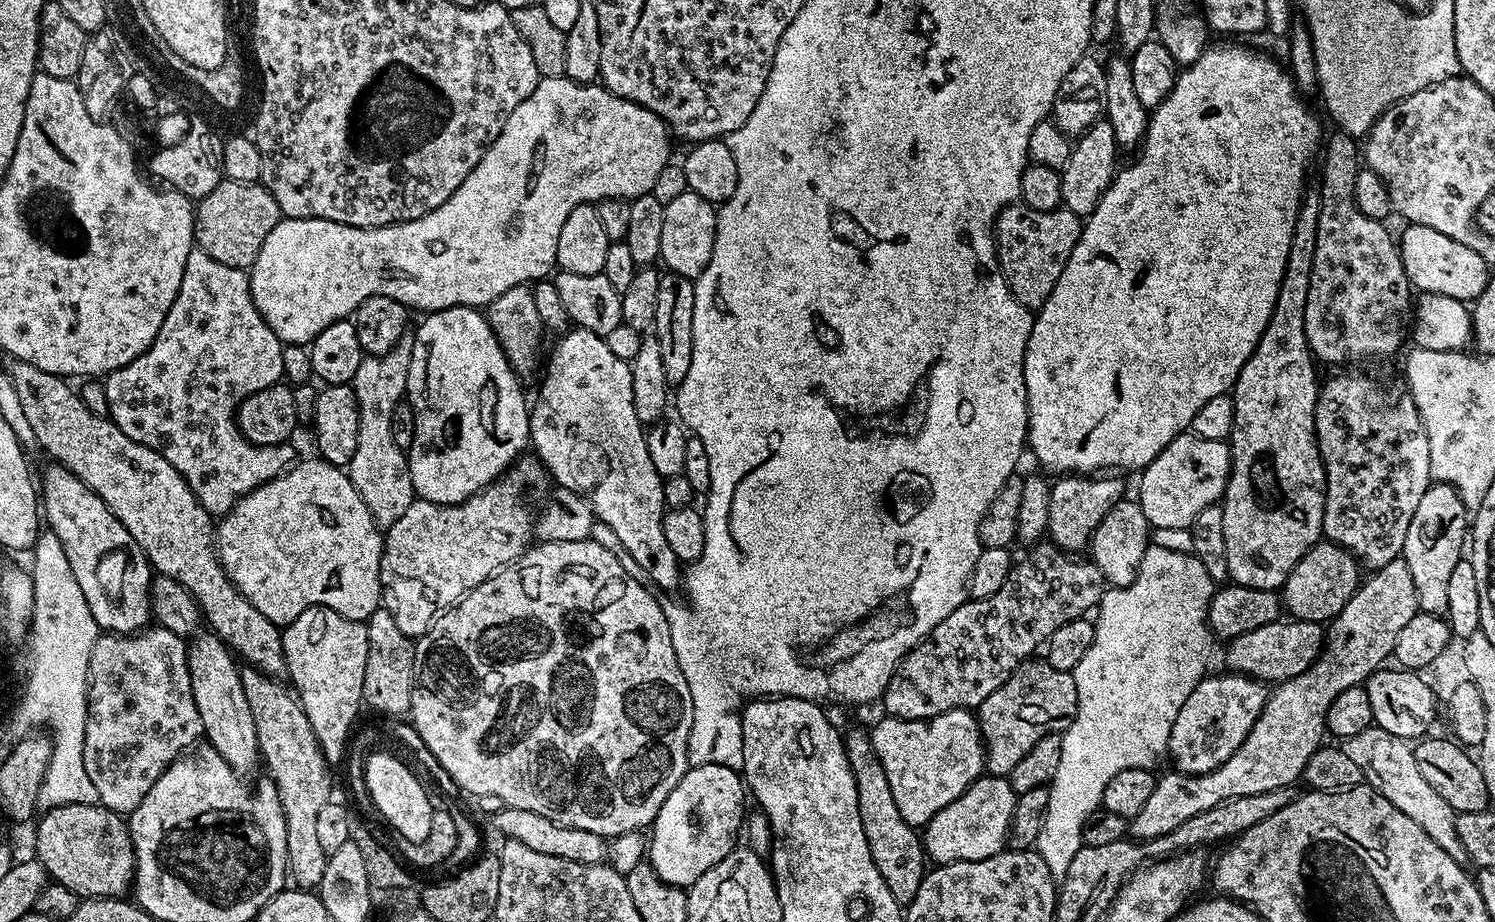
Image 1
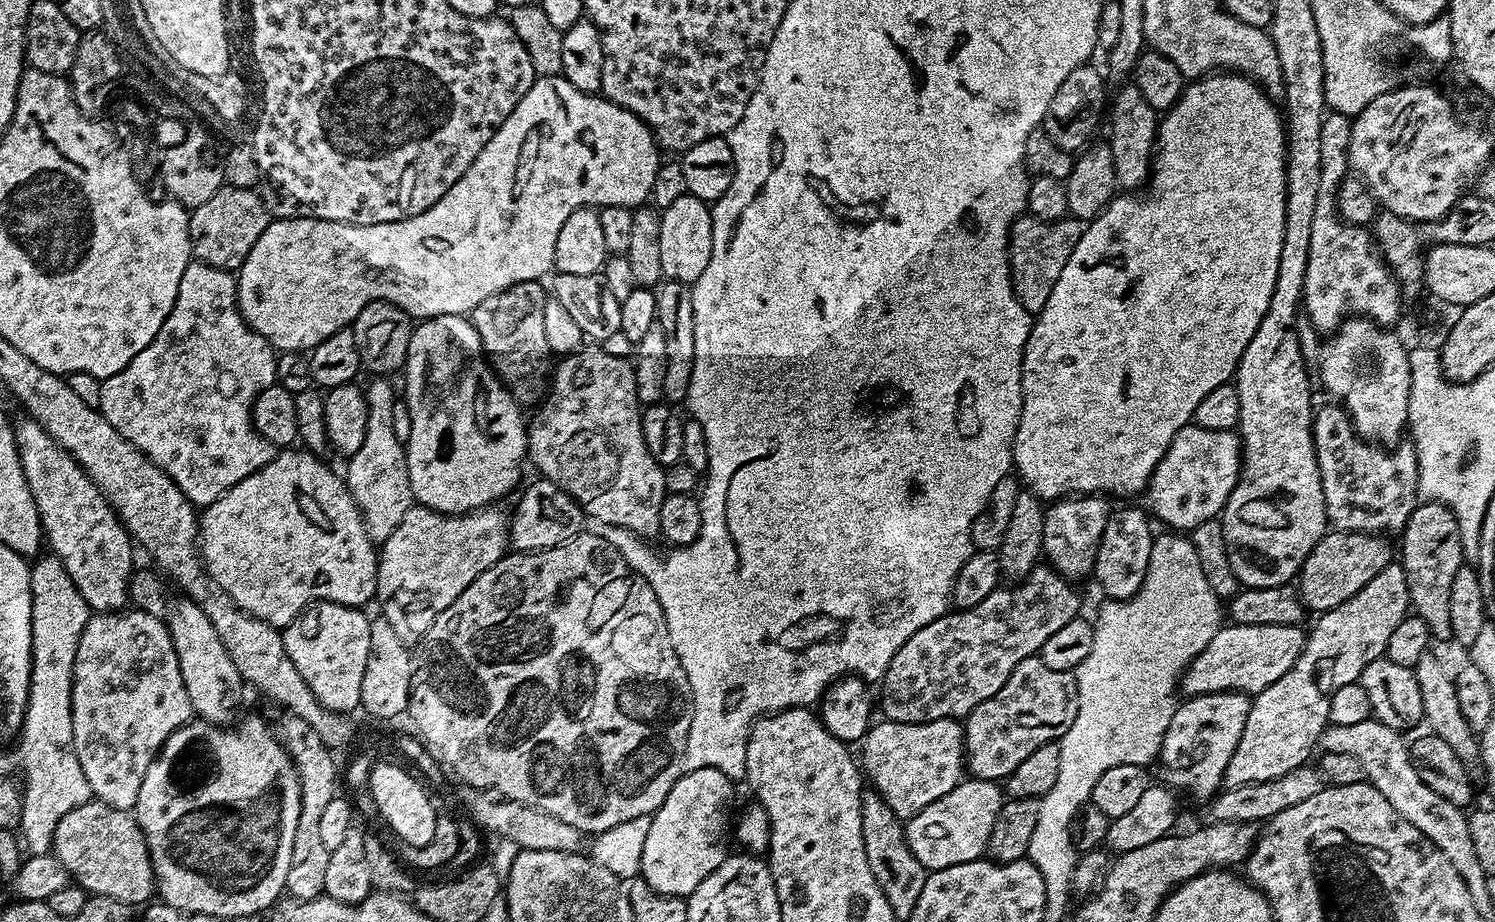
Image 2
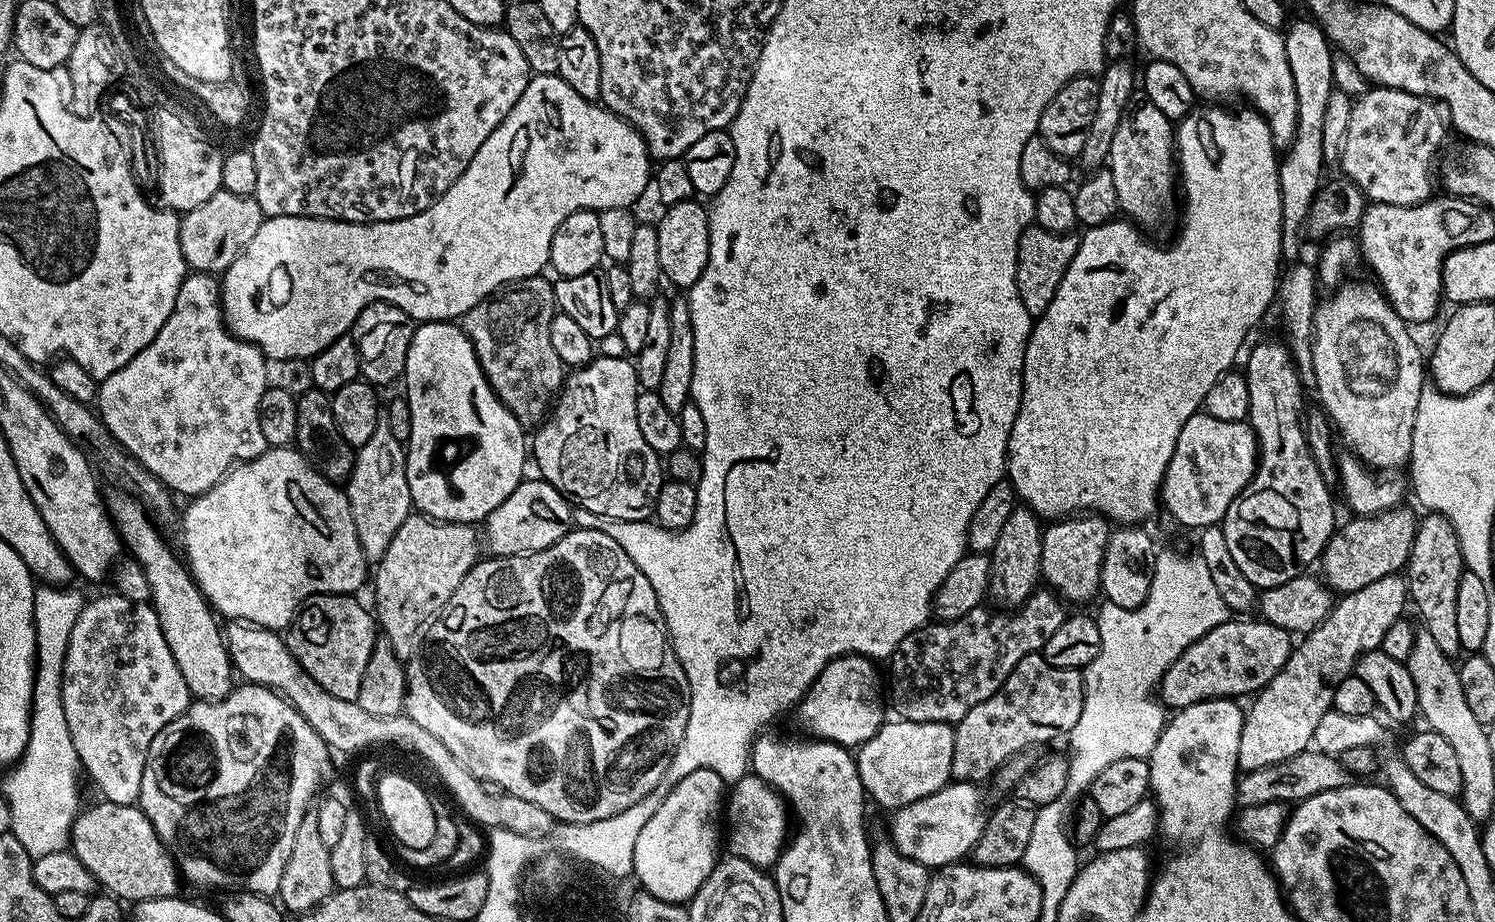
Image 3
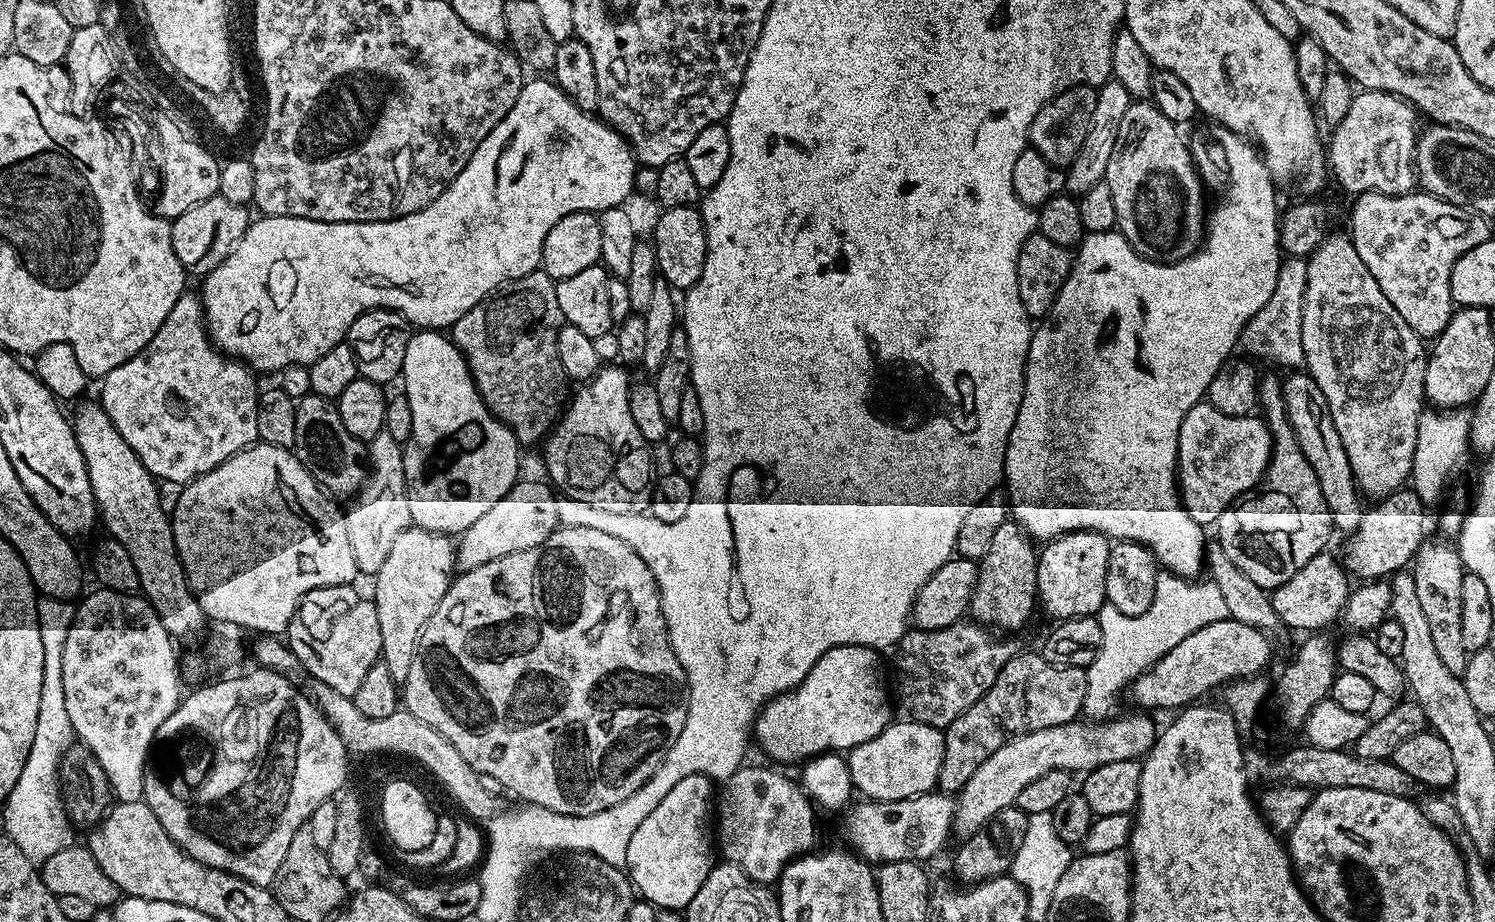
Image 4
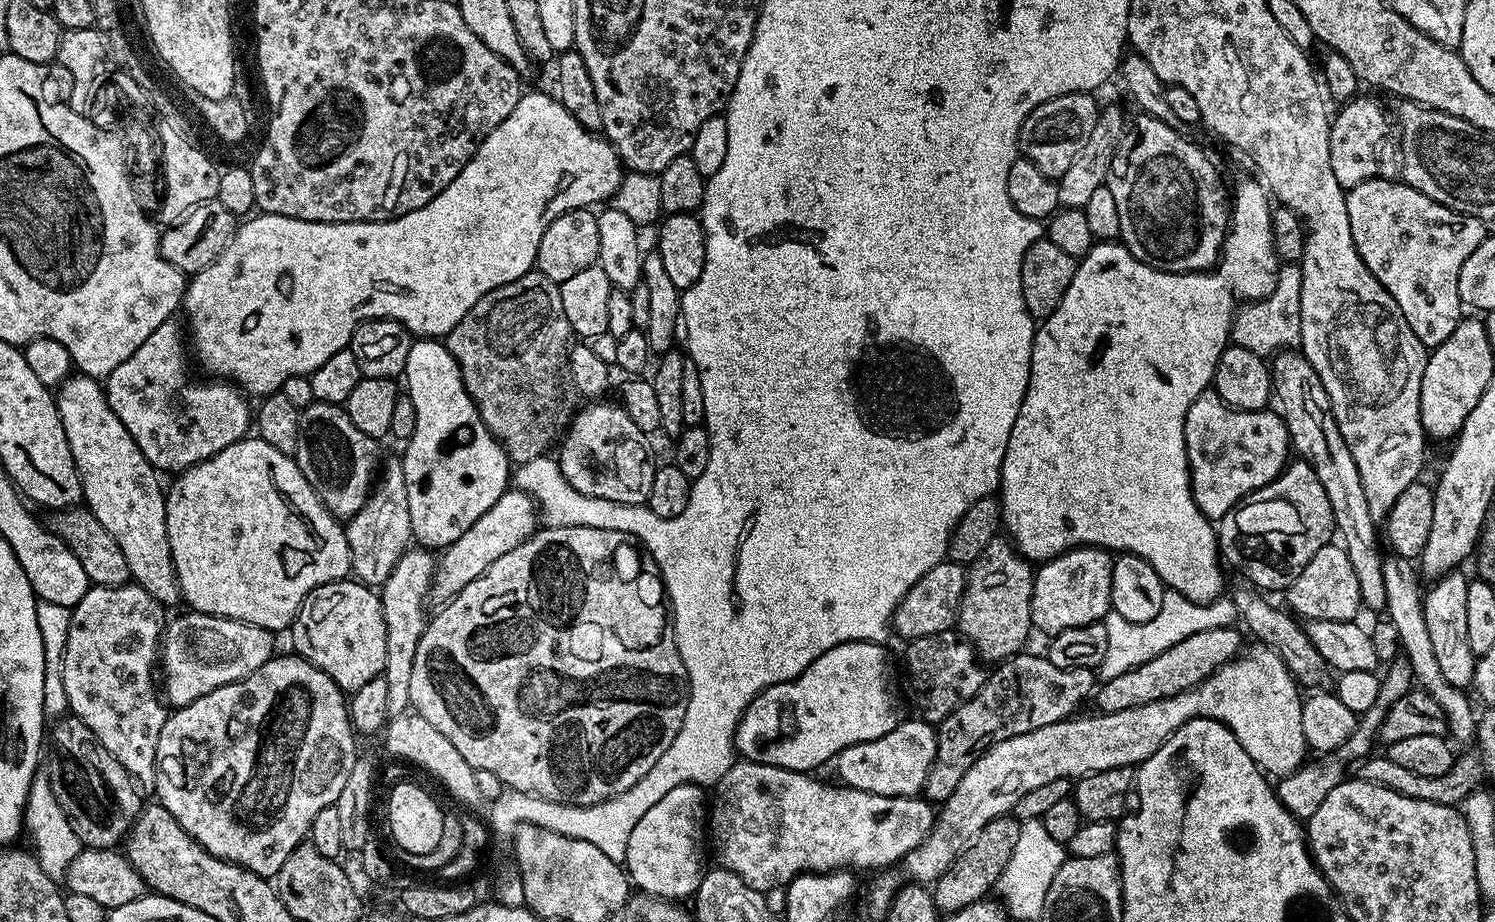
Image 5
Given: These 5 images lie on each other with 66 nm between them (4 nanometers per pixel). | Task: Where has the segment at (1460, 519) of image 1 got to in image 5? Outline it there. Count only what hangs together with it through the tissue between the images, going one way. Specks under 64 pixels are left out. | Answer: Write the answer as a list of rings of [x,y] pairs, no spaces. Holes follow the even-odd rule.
[[[1463,571],[1448,572],[1435,581],[1424,594],[1424,617],[1426,618],[1426,630],[1430,633],[1430,643],[1434,646],[1434,654],[1438,666],[1442,669],[1442,678],[1450,682],[1450,686],[1467,689],[1474,678],[1474,666],[1476,655],[1470,650],[1470,637],[1466,631],[1466,590],[1468,589],[1469,577],[1463,576]]]

